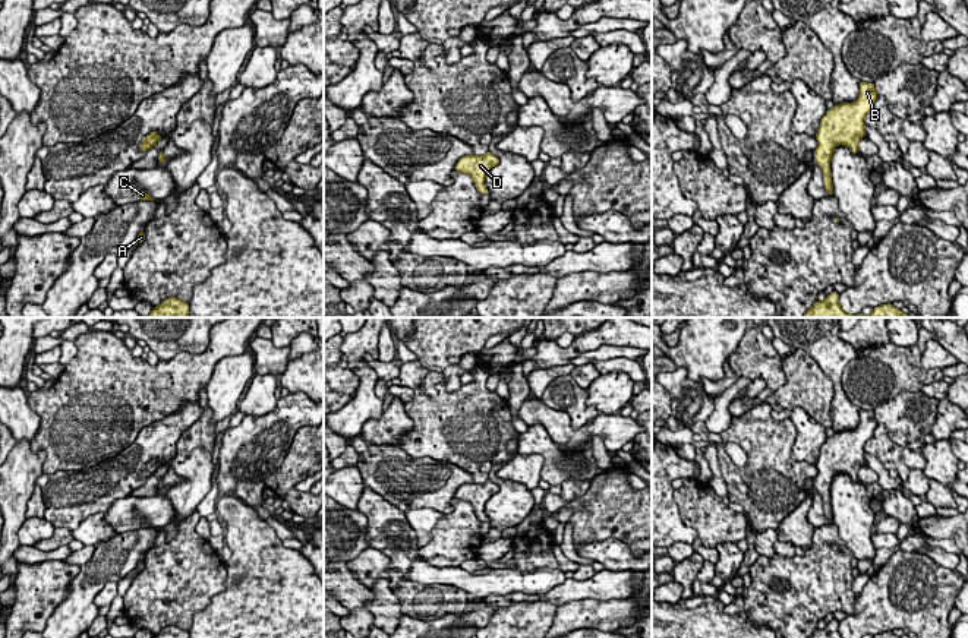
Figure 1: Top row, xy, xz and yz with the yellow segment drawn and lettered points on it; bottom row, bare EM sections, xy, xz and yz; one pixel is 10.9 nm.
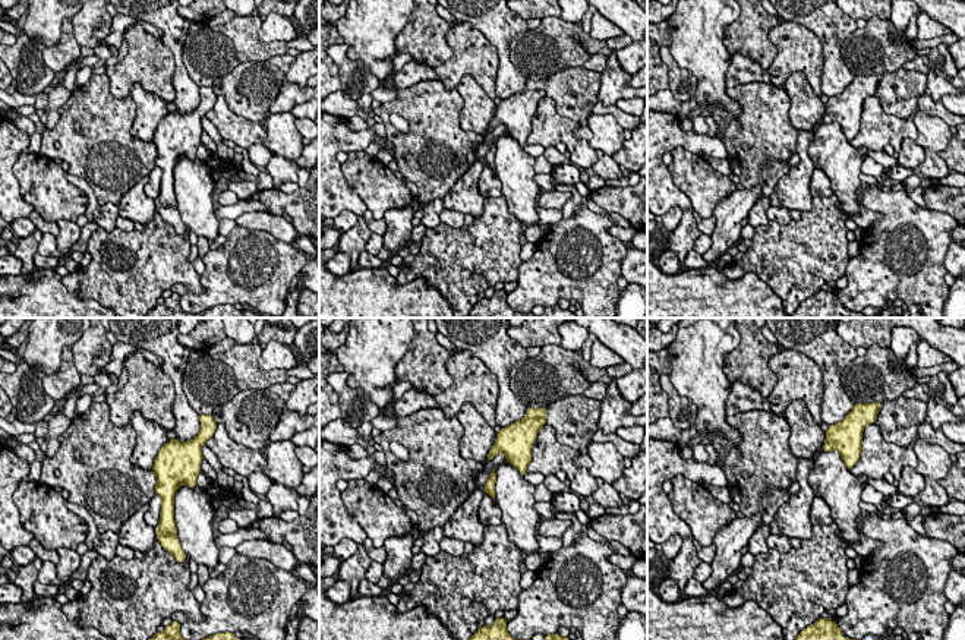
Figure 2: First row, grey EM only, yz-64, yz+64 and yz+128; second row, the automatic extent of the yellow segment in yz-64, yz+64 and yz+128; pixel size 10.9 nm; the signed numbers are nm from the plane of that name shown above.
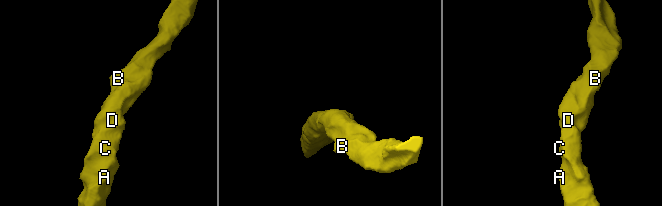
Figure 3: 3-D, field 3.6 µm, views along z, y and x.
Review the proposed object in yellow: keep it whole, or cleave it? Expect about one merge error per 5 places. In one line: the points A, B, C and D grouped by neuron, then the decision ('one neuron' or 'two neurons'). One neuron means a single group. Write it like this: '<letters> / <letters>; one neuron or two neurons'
A B C D; one neuron

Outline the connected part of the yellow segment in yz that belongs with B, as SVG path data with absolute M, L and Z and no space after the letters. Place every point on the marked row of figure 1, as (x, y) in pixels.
M860 82L860 97L854 102L835 104L823 116L816 133L817 148L813 161L823 171L823 184L829 196L833 196L830 158L838 145L848 146L852 154L858 152L858 143L865 135L864 119L873 110L877 100L874 82Z

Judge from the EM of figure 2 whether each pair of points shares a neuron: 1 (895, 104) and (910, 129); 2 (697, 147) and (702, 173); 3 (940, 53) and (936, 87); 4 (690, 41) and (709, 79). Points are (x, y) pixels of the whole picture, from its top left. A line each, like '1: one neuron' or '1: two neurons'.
1: two neurons
2: two neurons
3: one neuron
4: one neuron

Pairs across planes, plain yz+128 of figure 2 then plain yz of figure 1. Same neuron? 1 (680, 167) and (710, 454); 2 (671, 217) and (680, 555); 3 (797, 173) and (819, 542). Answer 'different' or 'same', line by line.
1: different
2: same
3: different

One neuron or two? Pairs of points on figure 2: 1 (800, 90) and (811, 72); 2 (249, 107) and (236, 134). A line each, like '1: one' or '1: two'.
1: two
2: two

